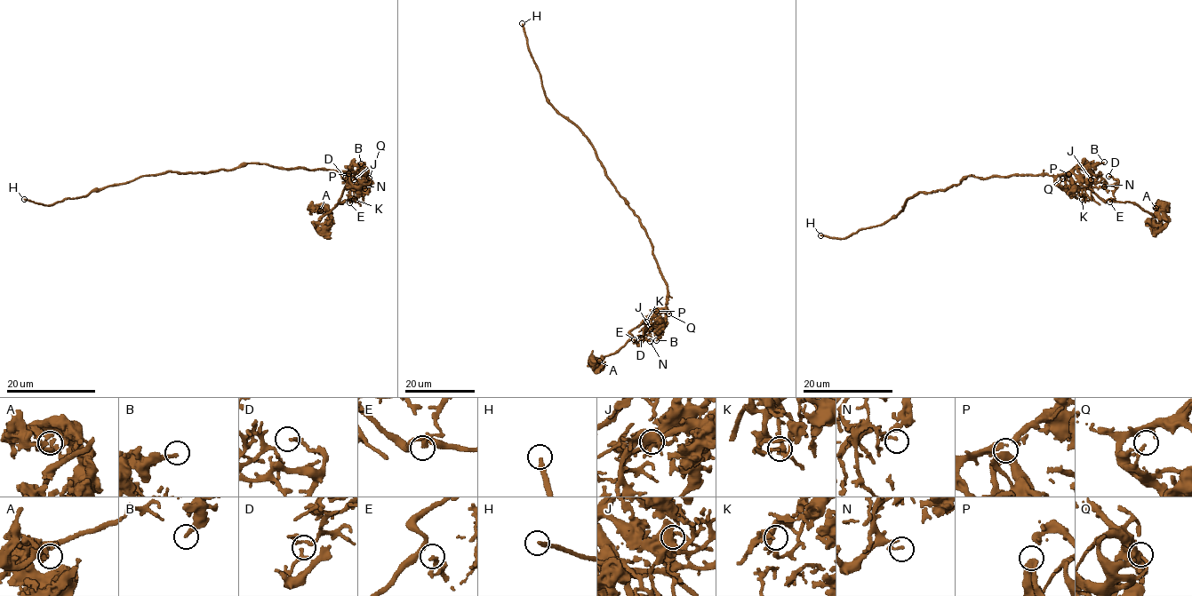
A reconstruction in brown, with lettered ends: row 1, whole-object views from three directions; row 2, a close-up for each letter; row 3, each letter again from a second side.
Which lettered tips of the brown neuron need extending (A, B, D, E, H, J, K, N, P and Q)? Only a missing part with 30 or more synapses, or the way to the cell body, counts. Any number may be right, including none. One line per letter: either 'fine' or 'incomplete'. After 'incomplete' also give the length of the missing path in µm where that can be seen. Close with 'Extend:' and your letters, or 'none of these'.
A: fine
B: fine
D: fine
E: fine
H: incomplete; about 40 µm are missing
J: fine
K: fine
N: fine
P: fine
Q: fine
Extend: H

